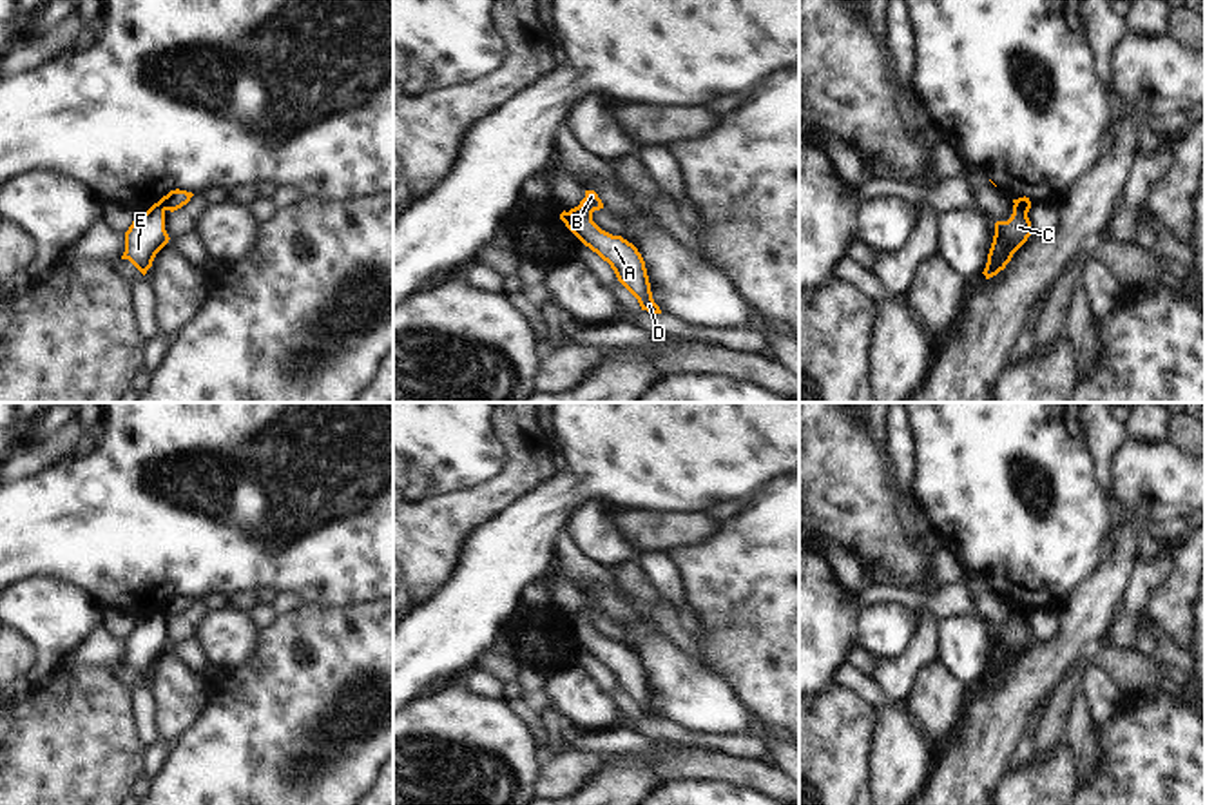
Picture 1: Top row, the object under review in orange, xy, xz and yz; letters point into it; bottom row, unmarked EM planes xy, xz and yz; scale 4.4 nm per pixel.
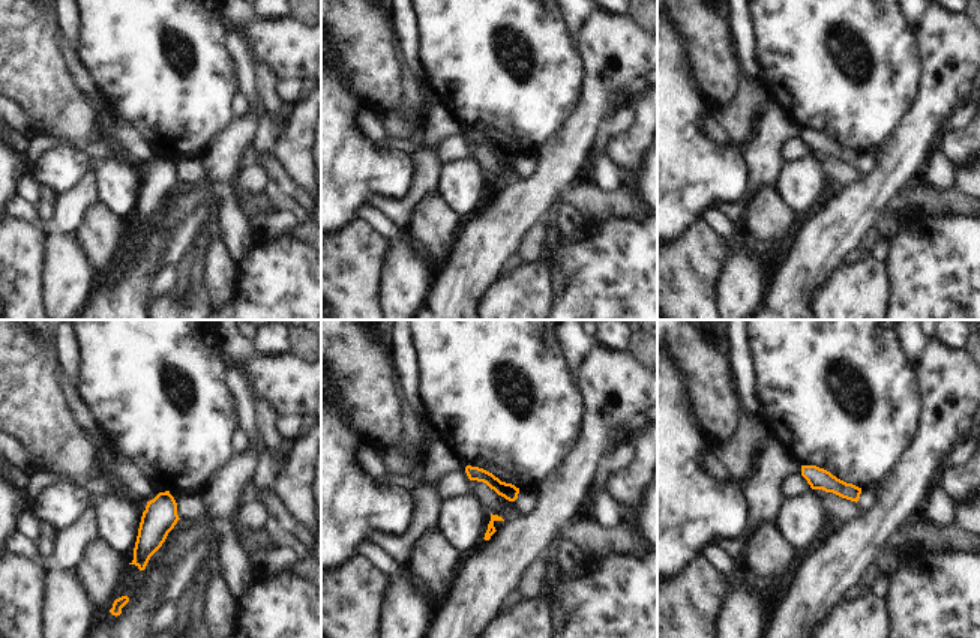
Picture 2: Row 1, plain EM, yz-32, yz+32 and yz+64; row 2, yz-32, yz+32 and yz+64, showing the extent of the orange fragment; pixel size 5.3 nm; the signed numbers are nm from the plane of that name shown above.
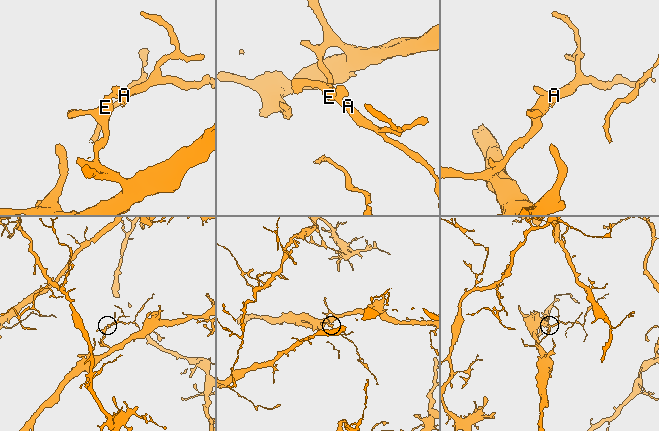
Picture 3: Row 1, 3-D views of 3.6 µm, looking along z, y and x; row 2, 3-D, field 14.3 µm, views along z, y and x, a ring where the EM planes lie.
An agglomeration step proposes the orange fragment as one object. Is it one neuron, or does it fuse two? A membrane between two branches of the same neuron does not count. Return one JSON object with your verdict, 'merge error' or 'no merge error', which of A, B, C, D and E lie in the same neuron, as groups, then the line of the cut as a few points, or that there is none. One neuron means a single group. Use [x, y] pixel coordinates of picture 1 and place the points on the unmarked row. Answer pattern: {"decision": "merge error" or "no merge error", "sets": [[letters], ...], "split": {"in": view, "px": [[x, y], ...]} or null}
{"decision": "merge error", "sets": [["A", "B", "D"], ["C", "E"]], "split": {"in": "xy", "px": [[158, 608], [165, 615]]}}

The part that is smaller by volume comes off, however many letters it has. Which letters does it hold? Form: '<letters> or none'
A, B, D

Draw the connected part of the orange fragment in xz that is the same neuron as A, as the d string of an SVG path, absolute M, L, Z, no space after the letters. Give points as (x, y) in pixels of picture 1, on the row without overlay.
M585 596L578 613L567 618L565 633L593 658L611 671L618 687L638 705L641 716L661 720L652 705L645 667L638 655L623 645L602 636L593 627L593 618L603 615L594 596Z

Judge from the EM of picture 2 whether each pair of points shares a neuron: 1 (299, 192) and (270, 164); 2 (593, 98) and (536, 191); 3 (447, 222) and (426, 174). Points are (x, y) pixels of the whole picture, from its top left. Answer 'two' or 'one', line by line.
1: one
2: one
3: two

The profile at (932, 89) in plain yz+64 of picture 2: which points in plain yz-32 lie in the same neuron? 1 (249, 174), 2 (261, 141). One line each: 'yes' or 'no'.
1: no
2: no

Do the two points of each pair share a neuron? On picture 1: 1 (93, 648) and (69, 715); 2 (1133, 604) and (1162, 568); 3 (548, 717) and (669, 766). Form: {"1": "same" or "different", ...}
{"1": "different", "2": "same", "3": "different"}

